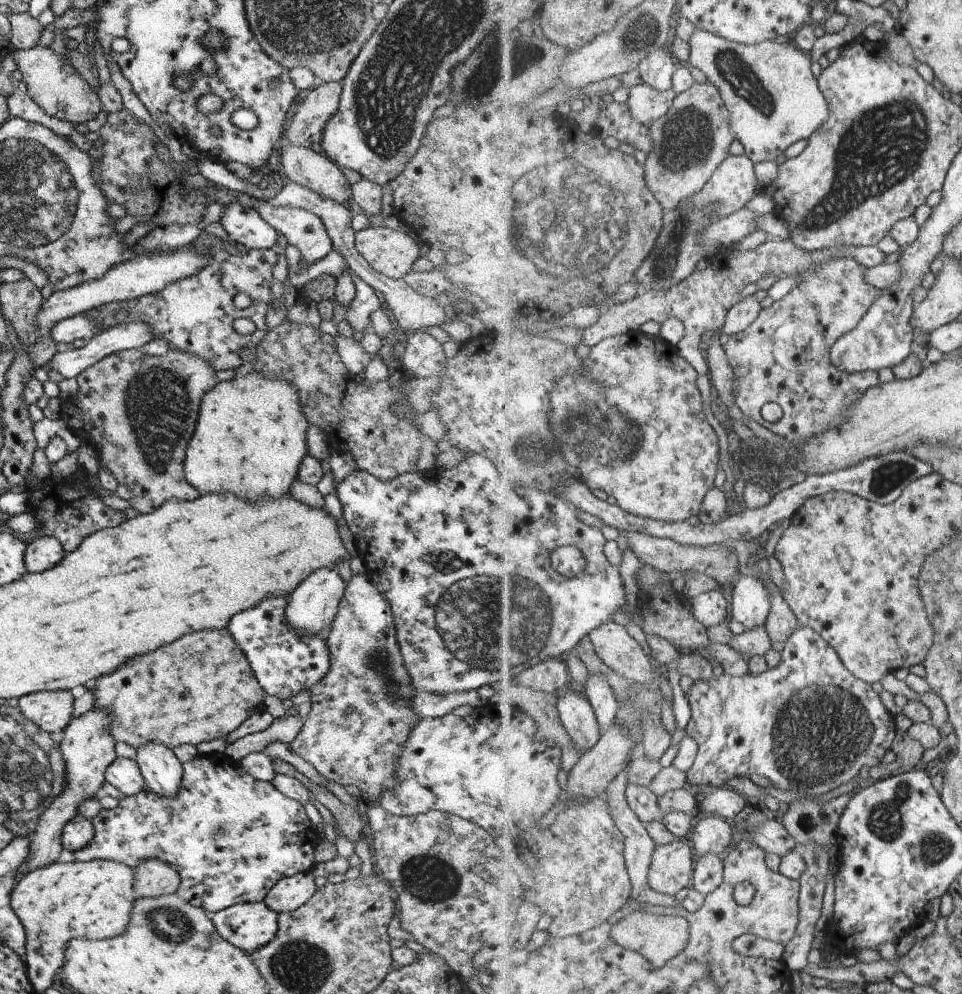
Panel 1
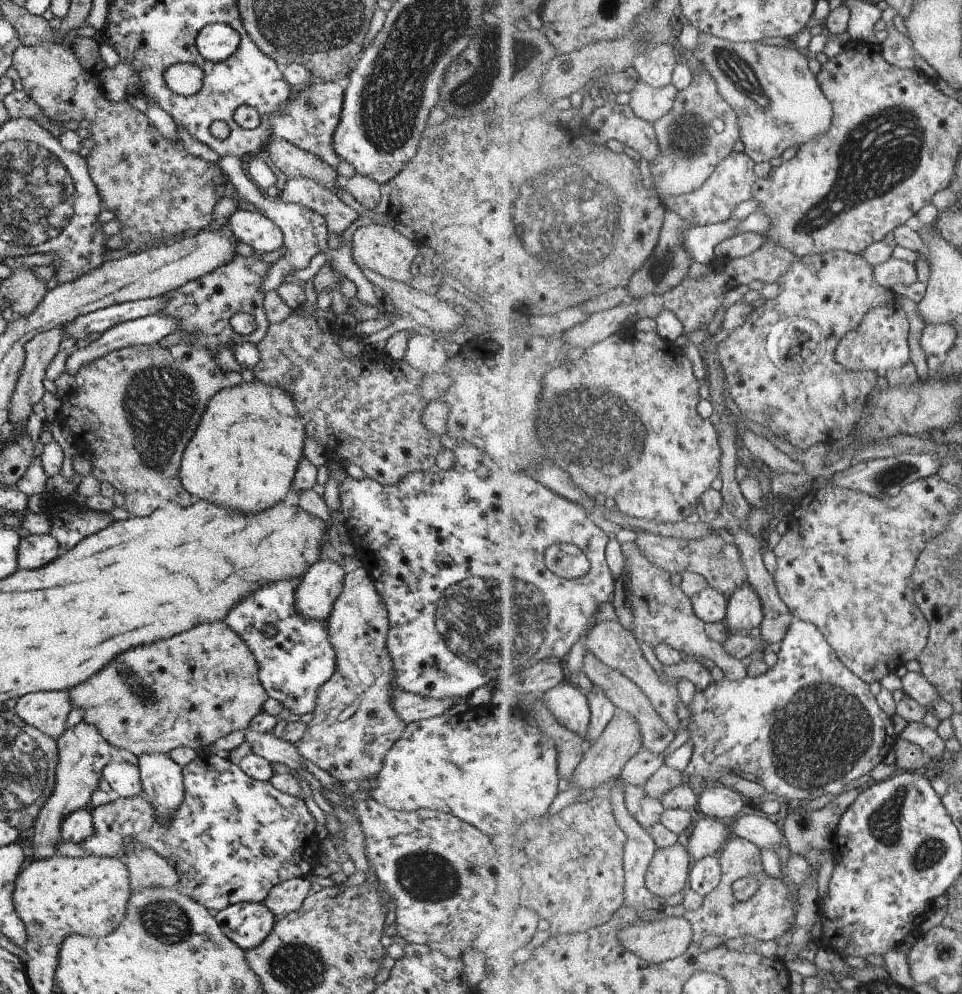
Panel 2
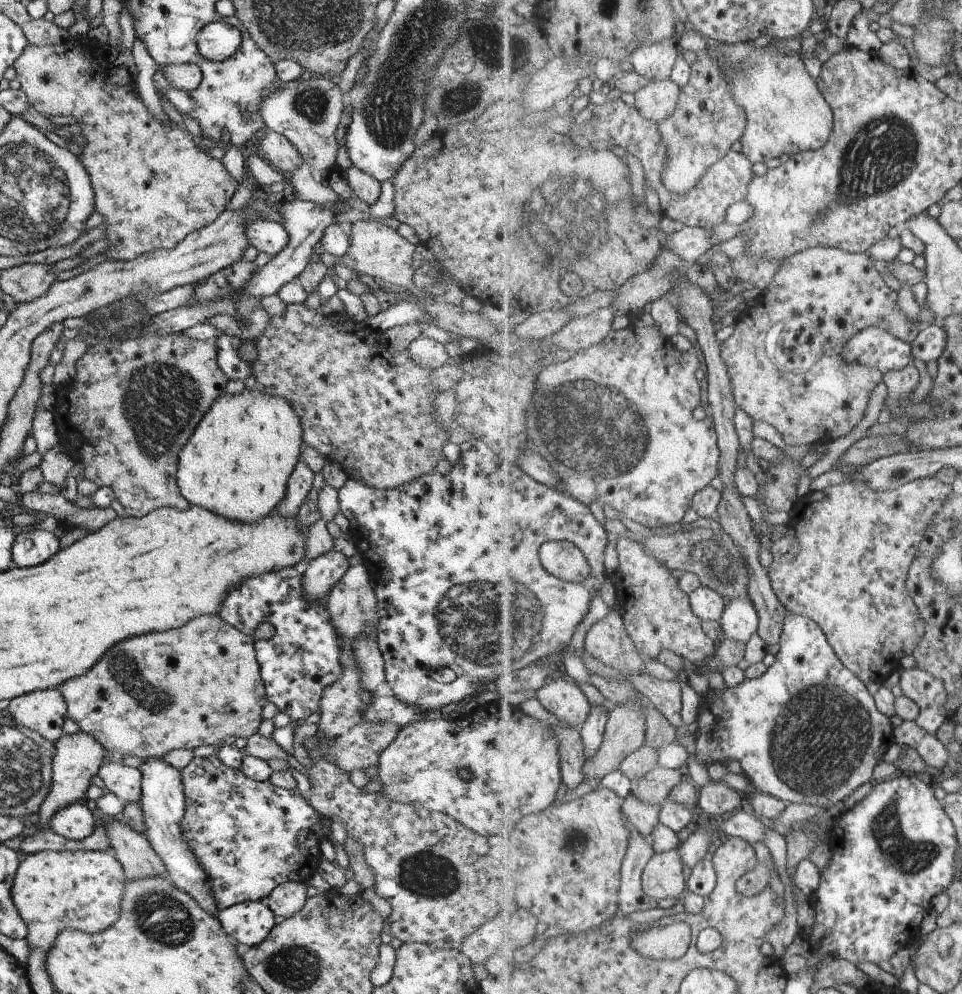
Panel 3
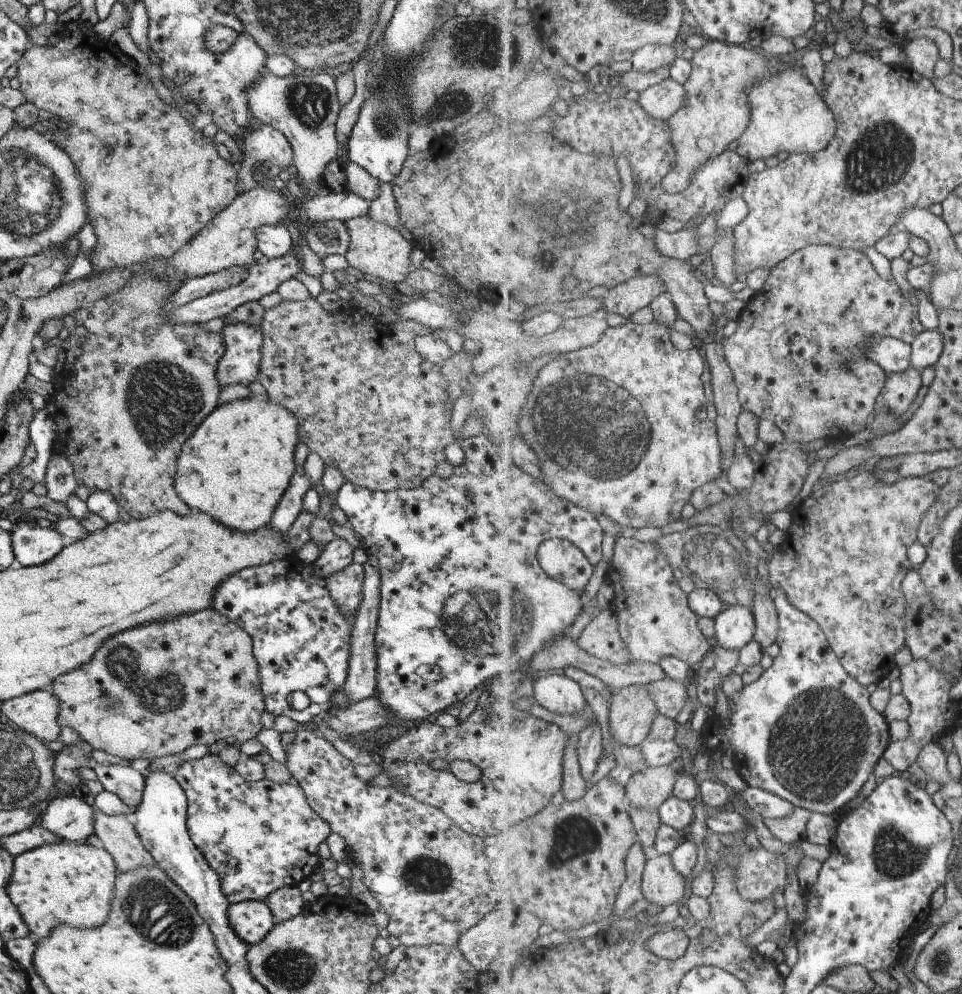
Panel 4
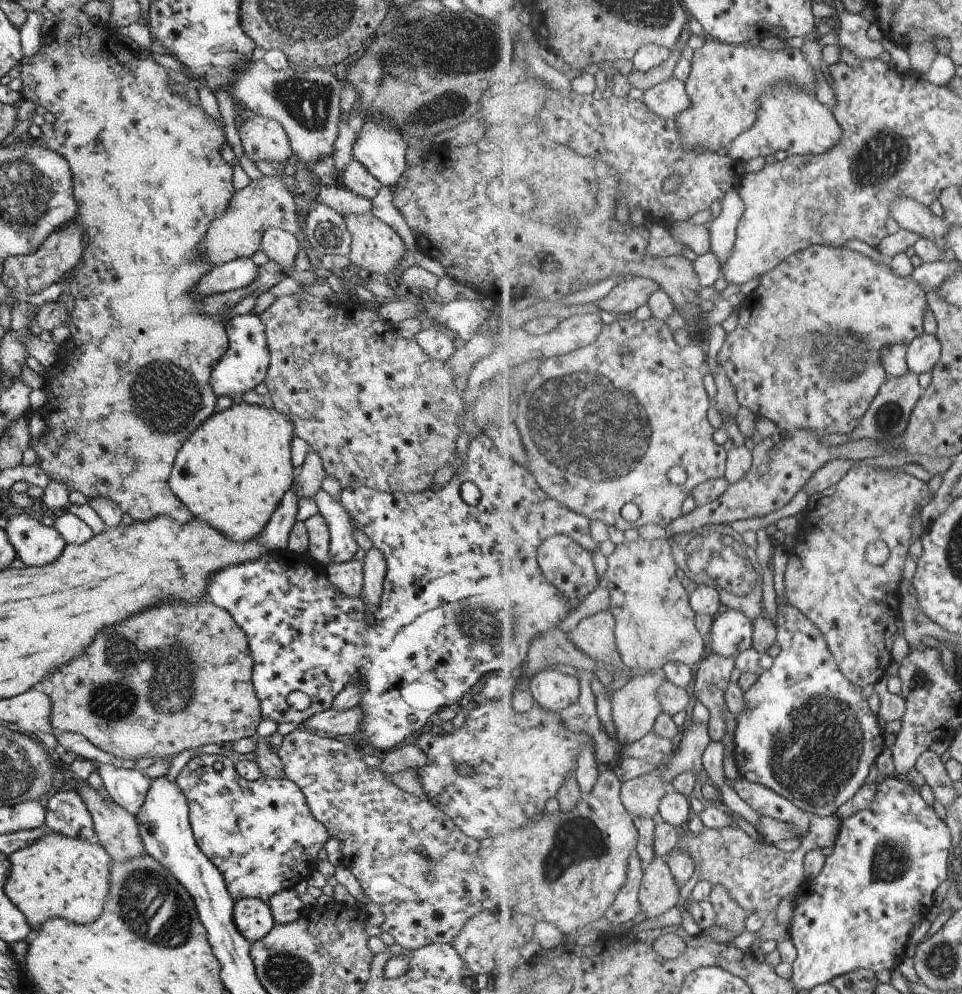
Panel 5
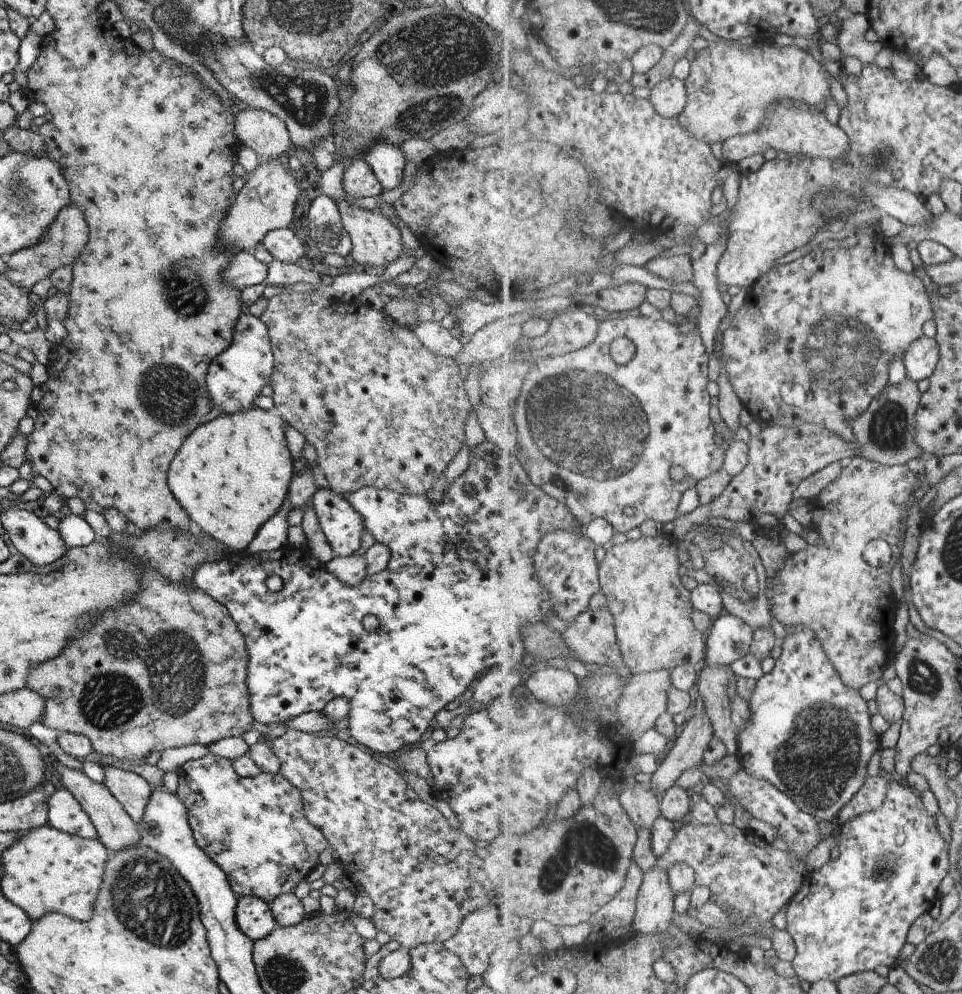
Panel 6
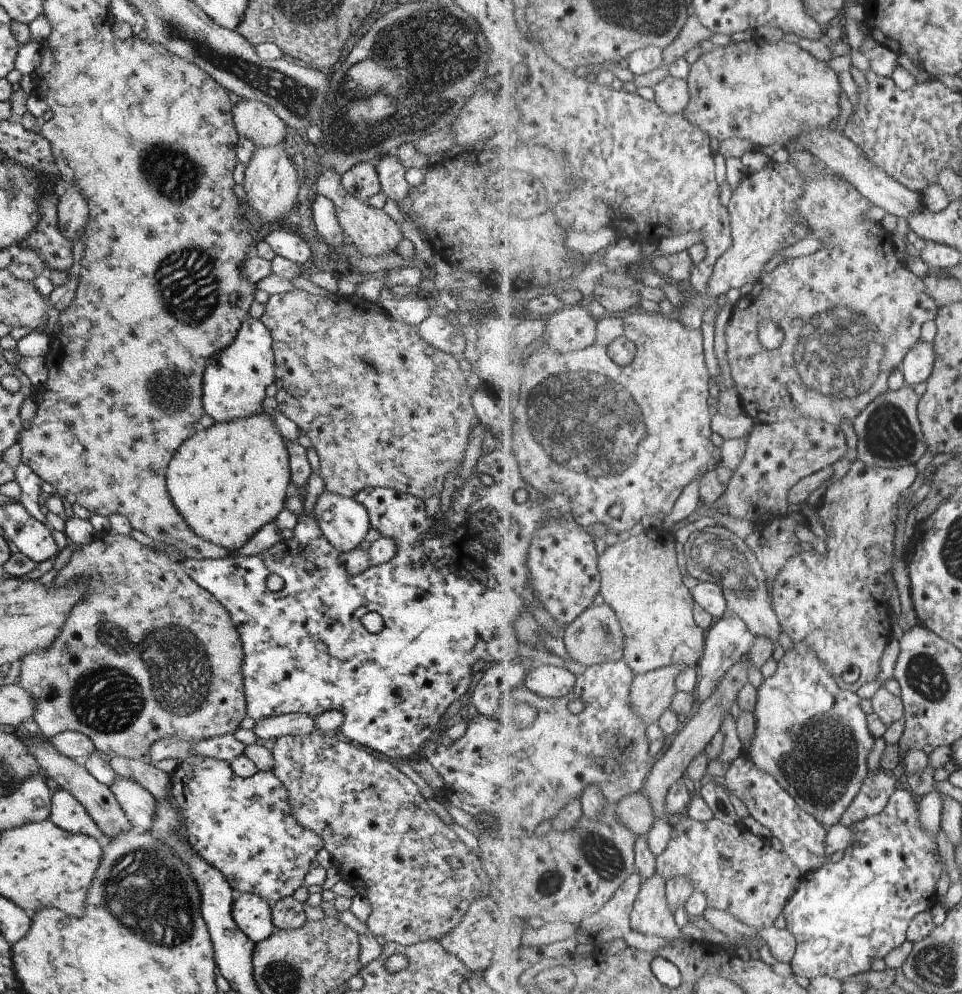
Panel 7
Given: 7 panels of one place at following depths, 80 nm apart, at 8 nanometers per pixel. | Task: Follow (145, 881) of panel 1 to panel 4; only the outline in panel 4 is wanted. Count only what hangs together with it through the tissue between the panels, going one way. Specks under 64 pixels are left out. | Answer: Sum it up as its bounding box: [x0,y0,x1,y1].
[94,809,156,872]

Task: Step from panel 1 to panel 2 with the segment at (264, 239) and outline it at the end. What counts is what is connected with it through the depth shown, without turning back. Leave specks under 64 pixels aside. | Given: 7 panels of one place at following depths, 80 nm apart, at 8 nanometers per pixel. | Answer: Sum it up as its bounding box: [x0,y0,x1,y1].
[224,207,283,253]

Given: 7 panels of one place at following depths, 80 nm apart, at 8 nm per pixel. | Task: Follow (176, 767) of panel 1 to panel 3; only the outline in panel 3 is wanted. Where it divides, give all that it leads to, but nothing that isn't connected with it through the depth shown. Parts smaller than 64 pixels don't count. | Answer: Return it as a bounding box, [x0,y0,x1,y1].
[138,759,219,918]

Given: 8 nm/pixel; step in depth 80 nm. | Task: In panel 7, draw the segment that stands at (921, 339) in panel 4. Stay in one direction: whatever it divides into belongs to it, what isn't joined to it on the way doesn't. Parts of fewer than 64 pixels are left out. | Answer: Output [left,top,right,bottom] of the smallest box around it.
[901,342,935,386]

